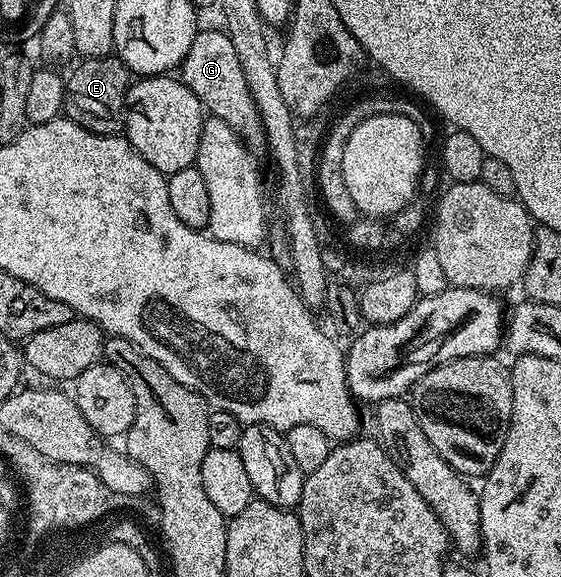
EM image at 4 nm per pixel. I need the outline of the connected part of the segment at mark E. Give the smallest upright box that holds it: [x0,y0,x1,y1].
[63,58,130,135]

